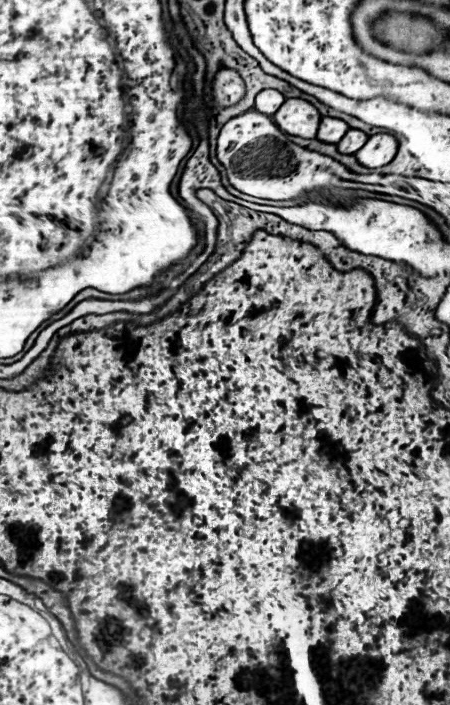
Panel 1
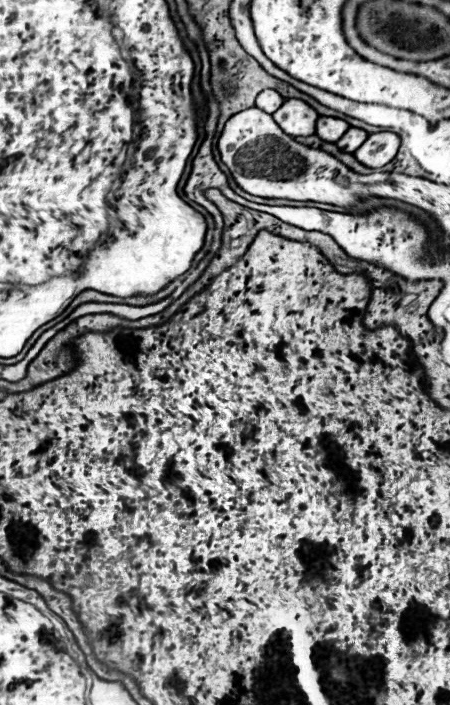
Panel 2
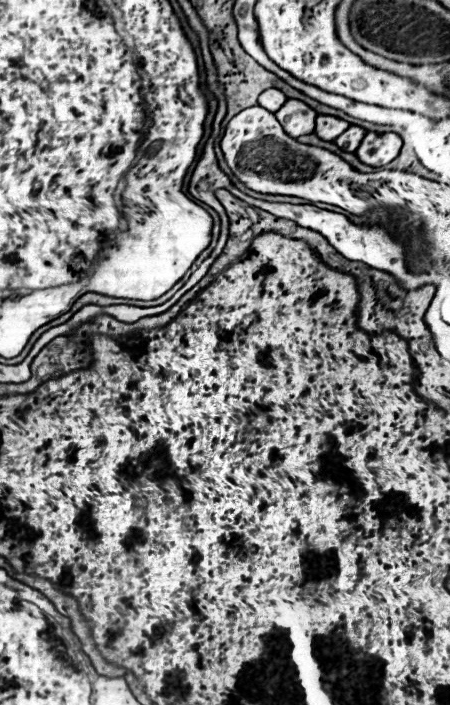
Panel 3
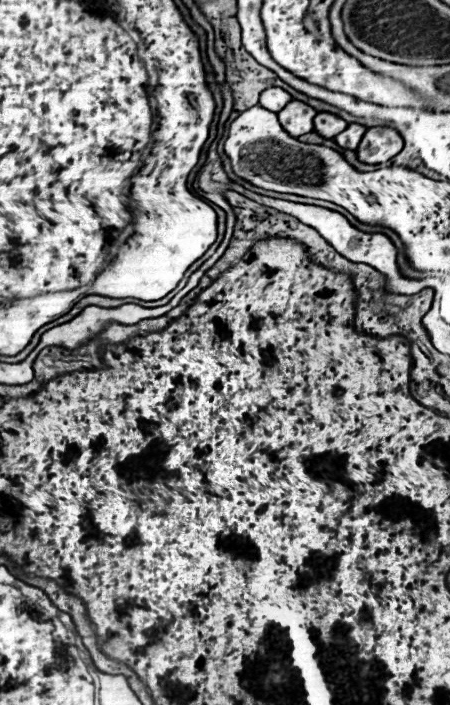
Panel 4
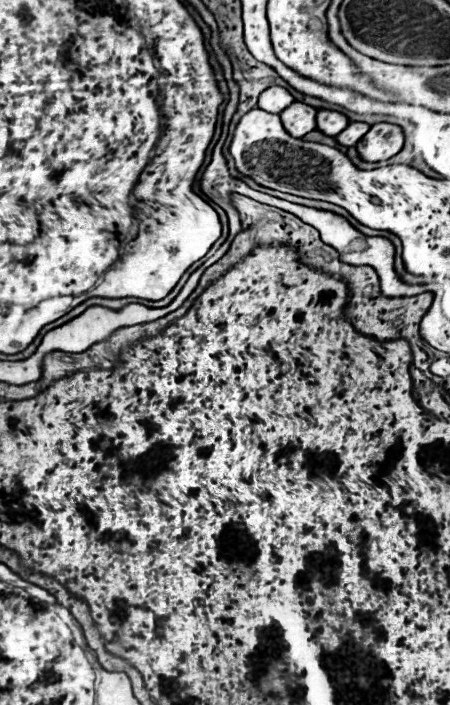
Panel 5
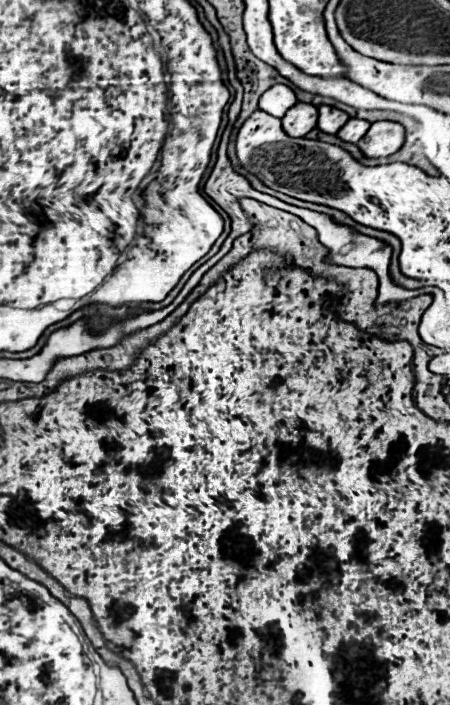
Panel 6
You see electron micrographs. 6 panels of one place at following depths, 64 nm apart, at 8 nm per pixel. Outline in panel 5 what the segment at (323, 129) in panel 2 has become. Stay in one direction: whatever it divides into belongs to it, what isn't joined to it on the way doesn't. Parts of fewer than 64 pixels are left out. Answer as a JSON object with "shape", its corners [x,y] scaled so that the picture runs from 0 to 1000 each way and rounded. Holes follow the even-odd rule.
{"shape":[[[707,156],[702,173],[707,173],[707,184],[720,187],[724,193],[751,193],[773,179],[773,167],[742,156]]]}

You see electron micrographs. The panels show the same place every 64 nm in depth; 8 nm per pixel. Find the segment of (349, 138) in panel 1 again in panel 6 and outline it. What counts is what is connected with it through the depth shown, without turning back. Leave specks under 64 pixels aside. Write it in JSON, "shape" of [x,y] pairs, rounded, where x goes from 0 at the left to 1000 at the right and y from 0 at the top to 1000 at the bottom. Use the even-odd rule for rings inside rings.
{"shape":[[[778,167],[778,170],[769,173],[769,182],[760,182],[760,187],[751,187],[751,196],[760,196],[764,201],[791,204],[791,201],[813,190],[818,182],[822,182],[822,173],[796,170],[796,167]]]}

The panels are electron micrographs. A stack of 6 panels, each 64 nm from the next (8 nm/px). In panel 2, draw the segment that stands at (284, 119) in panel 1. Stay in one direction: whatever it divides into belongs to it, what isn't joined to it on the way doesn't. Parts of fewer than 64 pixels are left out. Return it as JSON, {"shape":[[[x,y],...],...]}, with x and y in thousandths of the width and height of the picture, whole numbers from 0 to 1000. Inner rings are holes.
{"shape":[[[636,142],[618,159],[609,159],[609,170],[622,182],[644,193],[693,193],[702,187],[707,159],[671,142]]]}

